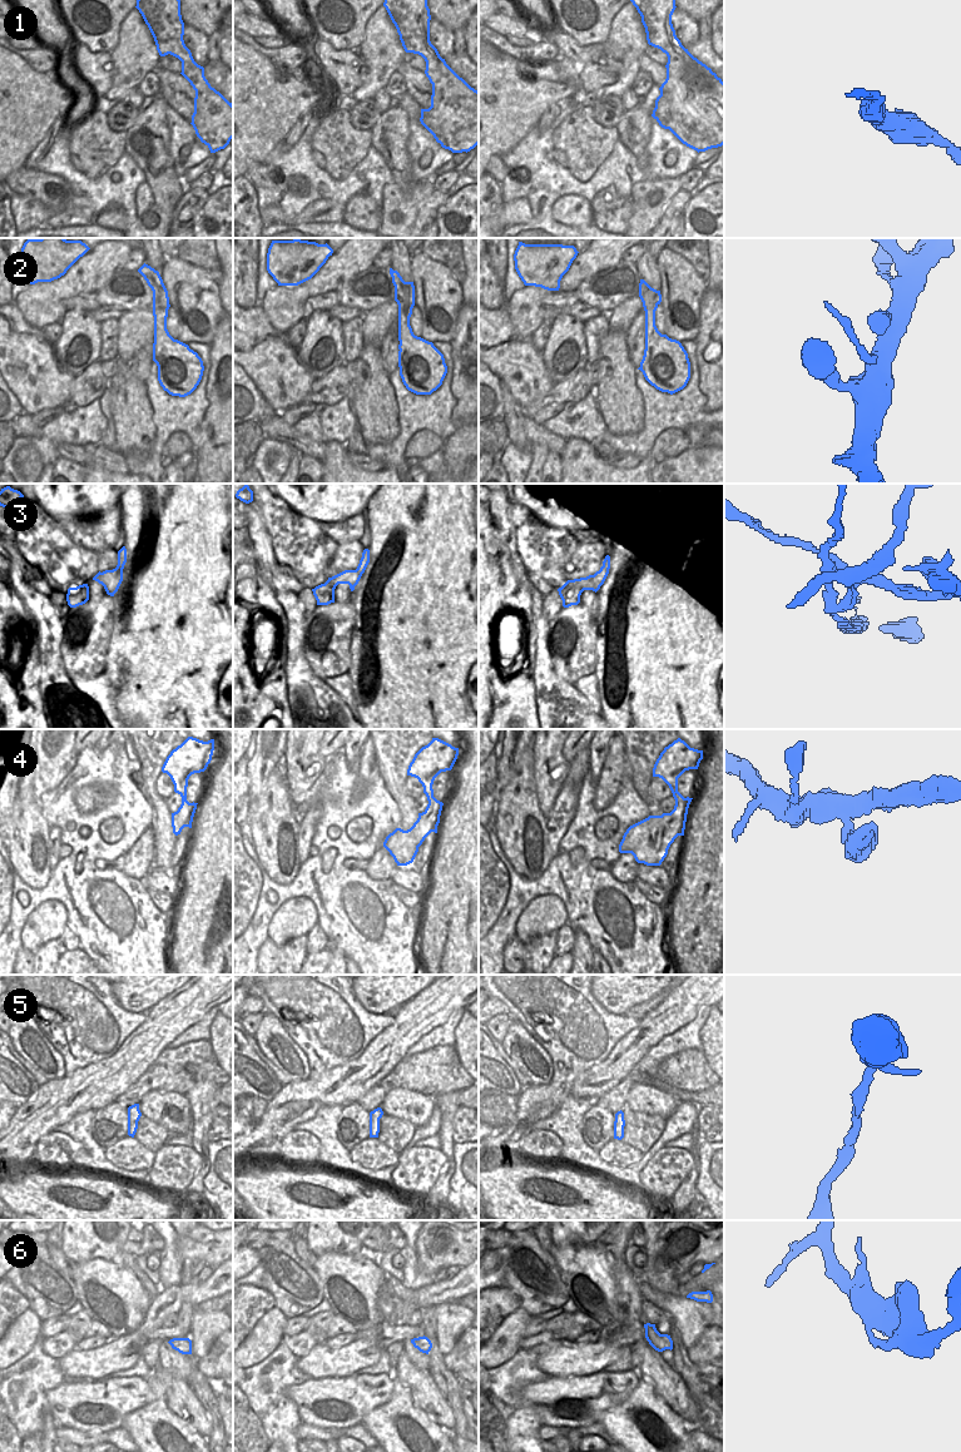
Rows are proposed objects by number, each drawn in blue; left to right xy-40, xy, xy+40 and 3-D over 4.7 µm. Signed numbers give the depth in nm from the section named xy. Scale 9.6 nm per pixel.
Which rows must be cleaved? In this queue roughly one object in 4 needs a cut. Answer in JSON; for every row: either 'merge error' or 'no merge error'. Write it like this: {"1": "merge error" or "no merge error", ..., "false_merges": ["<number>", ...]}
{"1": "no merge error", "2": "no merge error", "3": "merge error", "4": "no merge error", "5": "no merge error", "6": "merge error", "false_merges": ["3", "6"]}

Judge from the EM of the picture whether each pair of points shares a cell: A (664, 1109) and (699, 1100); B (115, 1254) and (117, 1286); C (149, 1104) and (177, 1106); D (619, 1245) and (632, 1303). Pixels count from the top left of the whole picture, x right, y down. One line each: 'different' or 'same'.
A: different
B: different
C: same
D: same

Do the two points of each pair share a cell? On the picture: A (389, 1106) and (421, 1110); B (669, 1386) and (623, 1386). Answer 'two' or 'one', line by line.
A: one
B: two

